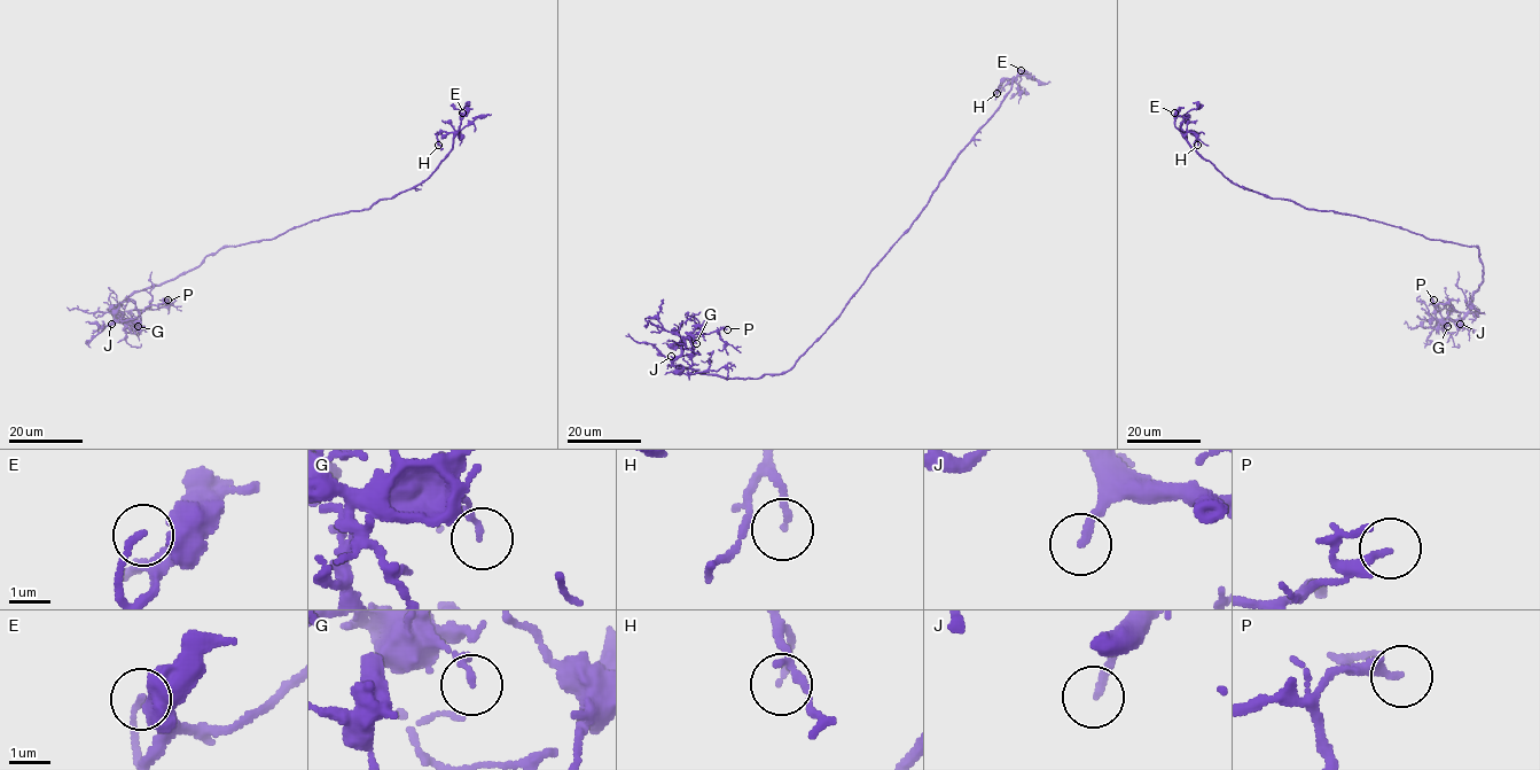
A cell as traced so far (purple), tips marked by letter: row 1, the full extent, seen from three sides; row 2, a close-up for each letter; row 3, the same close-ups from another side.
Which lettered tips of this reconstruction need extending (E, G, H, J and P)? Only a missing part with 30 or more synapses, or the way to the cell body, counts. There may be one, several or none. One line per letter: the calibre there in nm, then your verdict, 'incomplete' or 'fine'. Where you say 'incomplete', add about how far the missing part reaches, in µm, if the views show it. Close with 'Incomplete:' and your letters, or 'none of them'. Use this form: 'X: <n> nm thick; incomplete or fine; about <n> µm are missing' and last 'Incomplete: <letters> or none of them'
E: 160 nm thick; fine
G: 180 nm thick; fine
H: 140 nm thick; fine
J: 180 nm thick; incomplete; about 50 µm are missing
P: 240 nm thick; fine
Incomplete: J

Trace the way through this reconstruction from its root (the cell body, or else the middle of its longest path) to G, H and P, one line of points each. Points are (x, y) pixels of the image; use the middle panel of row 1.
G: (854, 292), (827, 329), (790, 368), (778, 374), (722, 378), (673, 363), (680, 354), (682, 339), (696, 343)
H: (854, 292), (924, 207), (959, 152), (1001, 103), (1013, 79), (1006, 79), (997, 93)
P: (854, 292), (839, 317), (786, 372), (758, 378), (722, 378), (673, 363), (680, 354), (682, 339), (727, 329)

